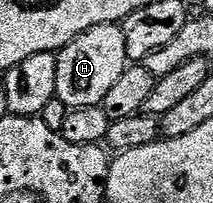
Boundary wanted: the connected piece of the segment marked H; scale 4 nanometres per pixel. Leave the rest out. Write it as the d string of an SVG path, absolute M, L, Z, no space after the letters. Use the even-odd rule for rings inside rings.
M117 23L96 25L80 33L67 47L57 52L56 97L69 109L72 107L97 107L102 104L108 89L120 81L128 60L124 49L124 33Z

